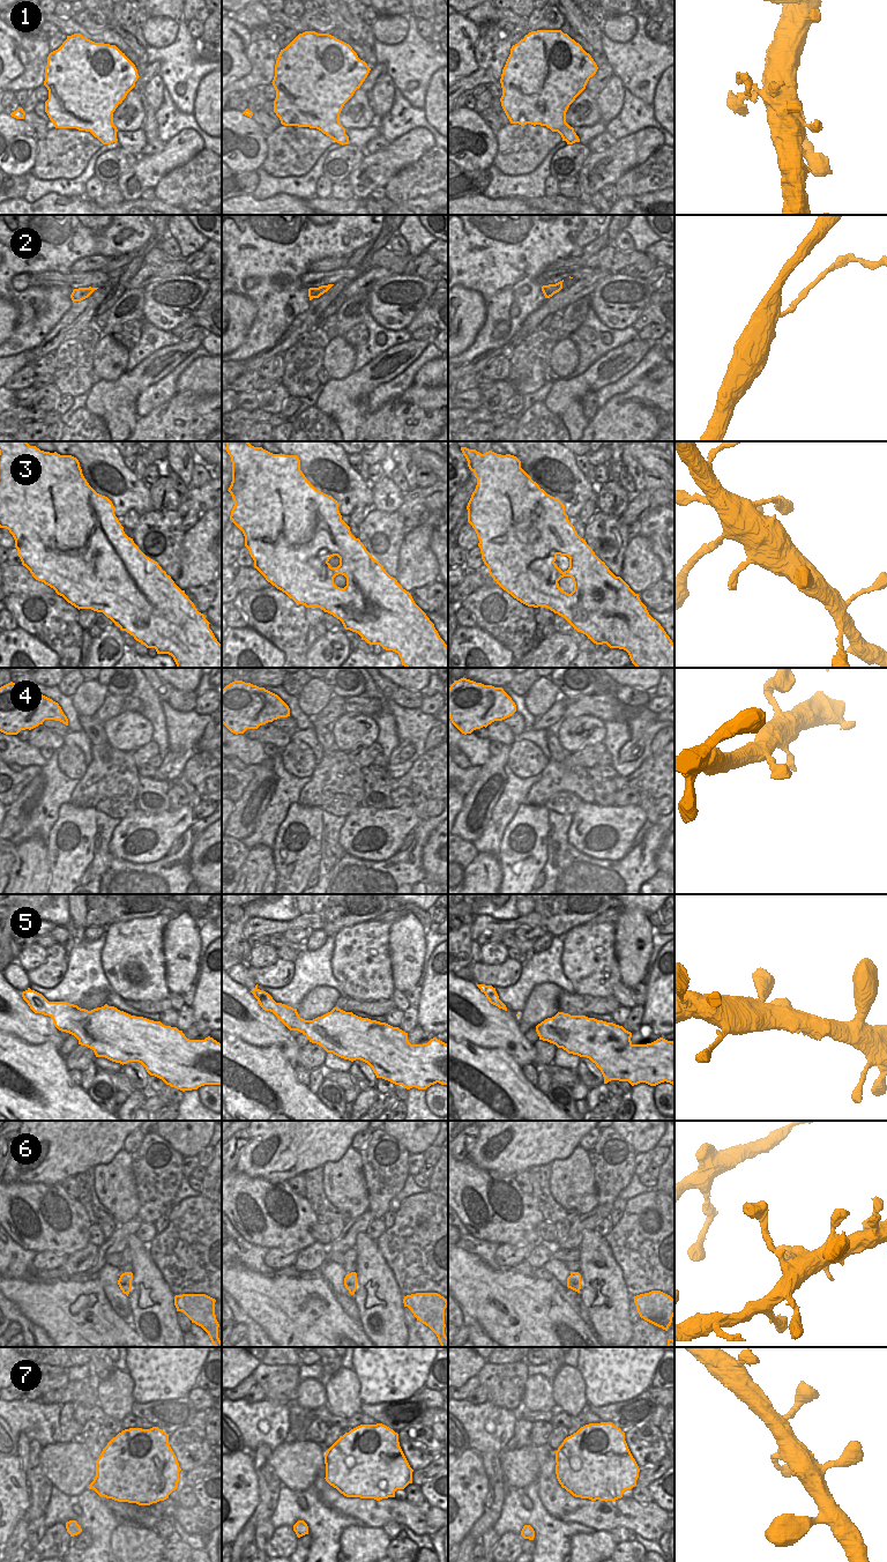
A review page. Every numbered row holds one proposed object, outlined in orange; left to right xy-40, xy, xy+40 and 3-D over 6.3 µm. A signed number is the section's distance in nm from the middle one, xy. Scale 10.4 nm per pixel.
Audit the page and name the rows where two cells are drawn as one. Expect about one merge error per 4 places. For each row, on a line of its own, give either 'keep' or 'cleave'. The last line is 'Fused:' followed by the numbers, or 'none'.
1: keep
2: cleave
3: keep
4: keep
5: keep
6: keep
7: keep
Fused: 2

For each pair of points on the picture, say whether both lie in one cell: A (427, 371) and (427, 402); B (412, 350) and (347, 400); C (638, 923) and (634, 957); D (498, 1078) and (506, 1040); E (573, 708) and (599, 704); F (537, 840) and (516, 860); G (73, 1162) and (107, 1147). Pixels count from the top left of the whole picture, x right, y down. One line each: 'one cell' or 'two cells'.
A: two cells
B: one cell
C: one cell
D: two cells
E: one cell
F: one cell
G: one cell

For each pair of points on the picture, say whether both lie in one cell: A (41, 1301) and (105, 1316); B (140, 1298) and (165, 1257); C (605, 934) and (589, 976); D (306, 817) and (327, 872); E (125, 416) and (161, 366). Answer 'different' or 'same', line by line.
A: same
B: different
C: same
D: different
E: same

